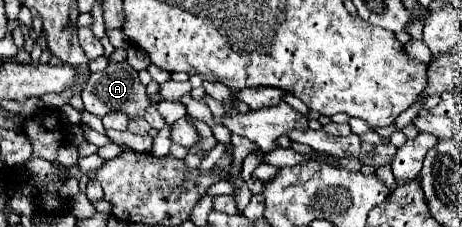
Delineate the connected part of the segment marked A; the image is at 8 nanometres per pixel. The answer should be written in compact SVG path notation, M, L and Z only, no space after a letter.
M122 62L122 64L110 64L102 72L90 74L90 78L82 90L82 102L84 102L86 112L90 112L98 118L102 118L104 114L114 112L114 110L124 112L128 118L140 118L140 116L144 116L146 108L150 106L150 96L146 94L146 86L138 80L138 72L128 62Z

